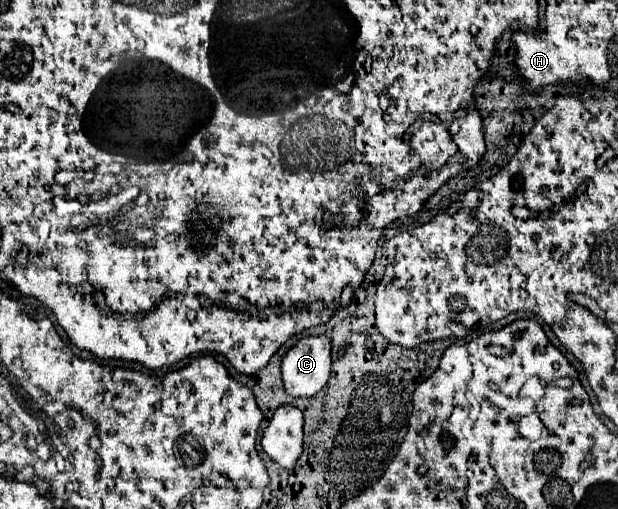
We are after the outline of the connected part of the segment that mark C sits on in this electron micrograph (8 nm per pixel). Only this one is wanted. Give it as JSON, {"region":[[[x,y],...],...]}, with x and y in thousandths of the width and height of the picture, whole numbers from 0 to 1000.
{"region":[[[529,660],[487,664],[458,703],[458,758],[474,782],[510,778],[536,739],[536,672]]]}

